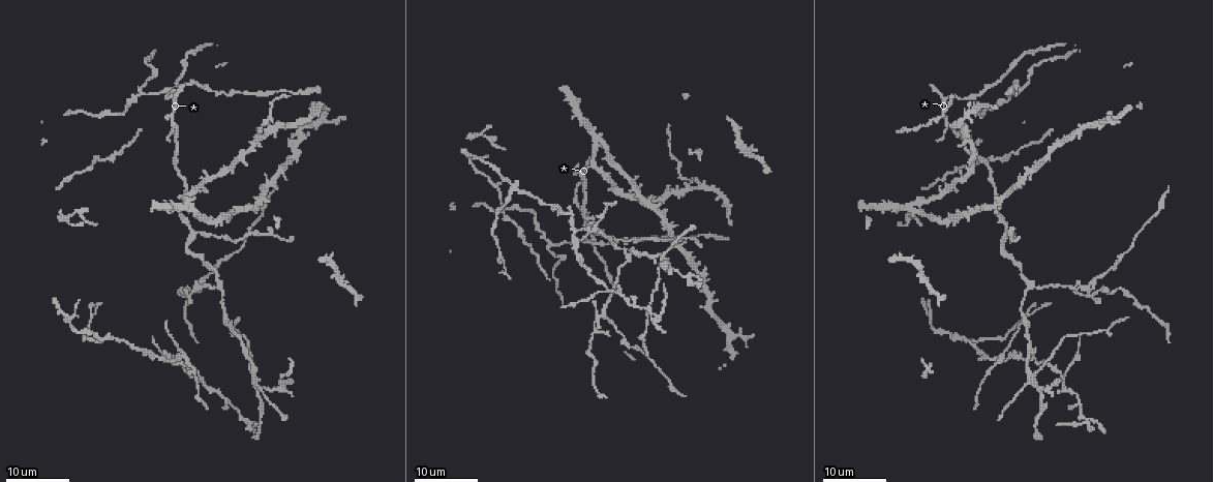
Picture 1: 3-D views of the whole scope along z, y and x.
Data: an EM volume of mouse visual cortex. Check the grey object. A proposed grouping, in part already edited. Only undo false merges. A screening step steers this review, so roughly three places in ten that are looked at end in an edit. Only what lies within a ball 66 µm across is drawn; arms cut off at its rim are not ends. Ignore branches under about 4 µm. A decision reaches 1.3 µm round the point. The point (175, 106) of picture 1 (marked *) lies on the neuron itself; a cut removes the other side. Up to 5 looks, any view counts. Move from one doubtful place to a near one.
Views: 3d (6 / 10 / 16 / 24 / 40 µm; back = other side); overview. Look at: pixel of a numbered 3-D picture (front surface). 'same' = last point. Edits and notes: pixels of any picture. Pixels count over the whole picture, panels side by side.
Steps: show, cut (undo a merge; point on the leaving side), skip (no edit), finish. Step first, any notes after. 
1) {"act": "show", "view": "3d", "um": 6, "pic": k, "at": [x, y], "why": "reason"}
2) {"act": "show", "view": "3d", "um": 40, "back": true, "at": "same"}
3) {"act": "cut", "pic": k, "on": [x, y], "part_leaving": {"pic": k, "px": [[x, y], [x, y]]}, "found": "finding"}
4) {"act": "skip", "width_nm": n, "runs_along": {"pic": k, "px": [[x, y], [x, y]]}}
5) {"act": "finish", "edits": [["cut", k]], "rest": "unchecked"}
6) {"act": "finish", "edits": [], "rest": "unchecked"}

{"act": "show", "view": "3d", "um": 24, "pic": 1, "at": [1028, 384], "why": "three arms meet"}

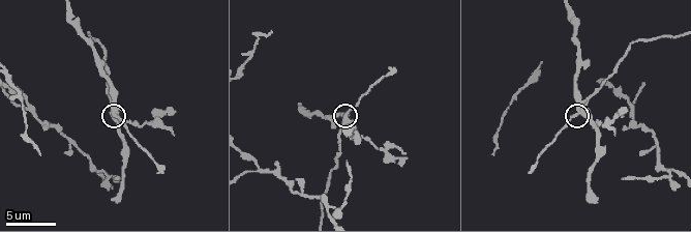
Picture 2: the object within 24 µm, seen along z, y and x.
{"act": "show", "view": "3d", "um": 10, "pic": 2, "at": [112, 112]}

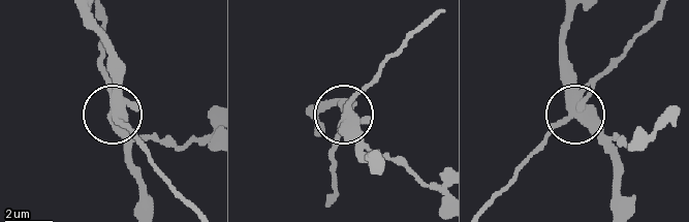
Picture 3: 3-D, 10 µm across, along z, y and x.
{"act": "cut", "pic": 3, "on": [356, 91], "part_leaving": {"pic": 3, "px": [[115, 102], [102, 57], [102, 16]]}, "found": "a second neuron is stuck on"}

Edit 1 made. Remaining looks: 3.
{"act": "show", "view": "overview", "why": "redraw"}

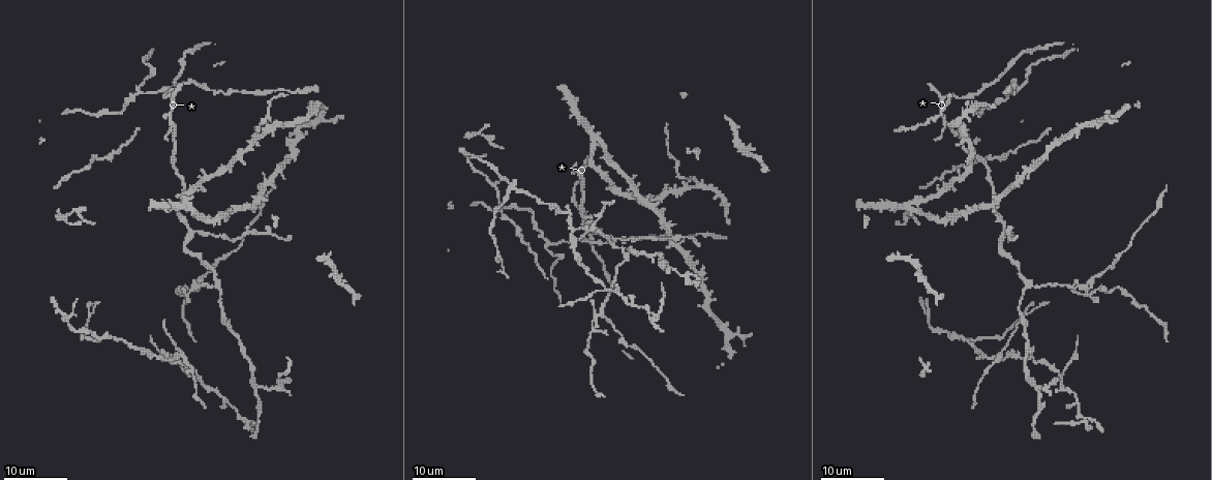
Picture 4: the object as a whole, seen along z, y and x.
{"act": "show", "view": "3d", "um": 16, "pic": 4, "at": [957, 336], "why": "four-way junction"}

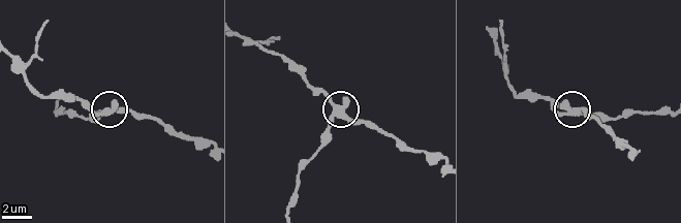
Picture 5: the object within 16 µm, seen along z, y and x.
{"act": "show", "view": "3d", "um": 10, "pic": 5, "at": [336, 109]}

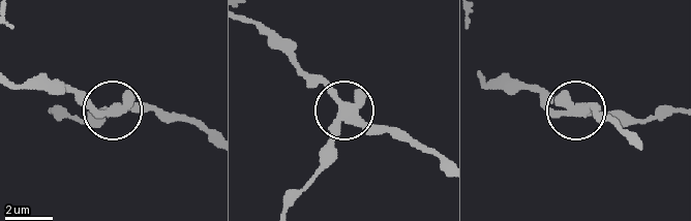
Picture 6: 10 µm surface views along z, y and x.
{"act": "skip", "width_nm": 360, "runs_along": {"pic": 6, "px": [[442, 159], [389, 131], [359, 126], [290, 61]]}, "found": "continuous, no second neuron"}

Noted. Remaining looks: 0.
{"act": "finish", "edits": [["cut", 3]], "rest": "unchecked"}

